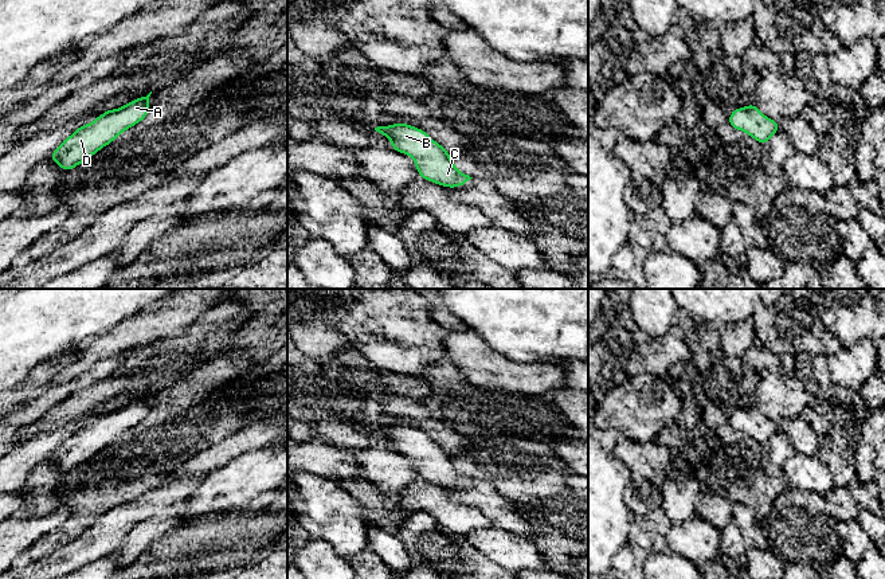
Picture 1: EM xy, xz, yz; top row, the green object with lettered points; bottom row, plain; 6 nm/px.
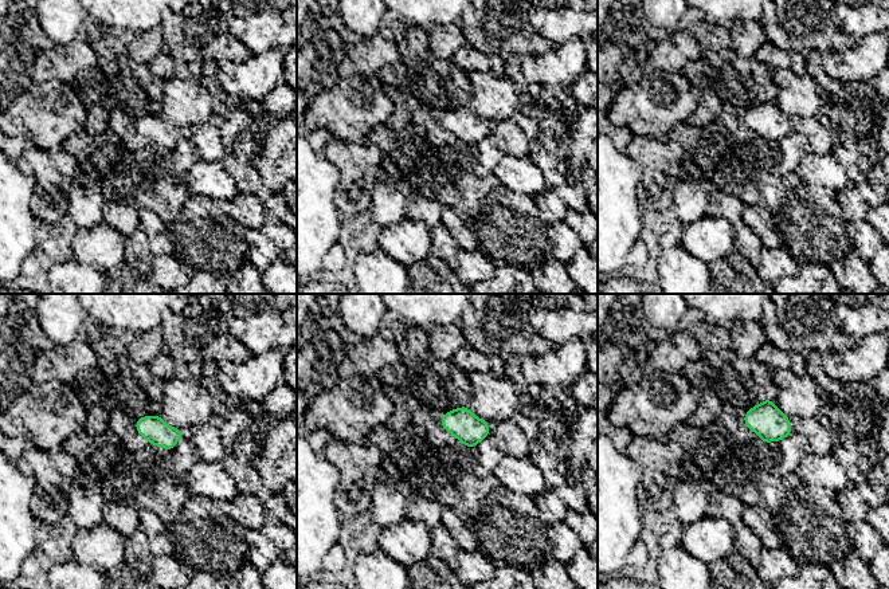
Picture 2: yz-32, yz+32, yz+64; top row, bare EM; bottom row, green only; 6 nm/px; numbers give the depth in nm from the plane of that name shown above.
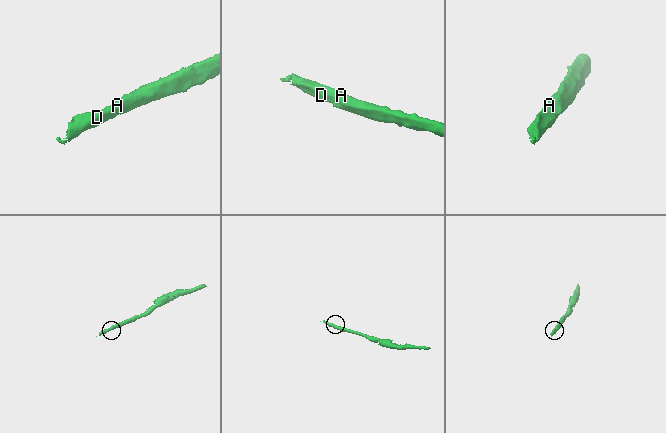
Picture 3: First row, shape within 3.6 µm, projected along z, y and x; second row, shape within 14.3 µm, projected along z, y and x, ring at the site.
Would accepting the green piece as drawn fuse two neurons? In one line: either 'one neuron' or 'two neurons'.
one neuron

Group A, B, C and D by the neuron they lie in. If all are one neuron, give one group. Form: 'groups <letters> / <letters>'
groups A B C D

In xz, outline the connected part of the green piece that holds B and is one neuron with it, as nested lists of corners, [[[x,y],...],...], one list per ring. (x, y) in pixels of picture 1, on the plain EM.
[[[399,423],[389,427],[377,427],[375,431],[392,443],[393,451],[406,454],[415,461],[415,469],[420,480],[449,489],[461,488],[473,480],[459,473],[450,459],[450,454],[431,441],[423,430]]]

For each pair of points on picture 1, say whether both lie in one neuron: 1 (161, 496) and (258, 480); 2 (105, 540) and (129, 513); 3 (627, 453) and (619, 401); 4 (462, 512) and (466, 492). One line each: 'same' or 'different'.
1: different
2: same
3: different
4: different

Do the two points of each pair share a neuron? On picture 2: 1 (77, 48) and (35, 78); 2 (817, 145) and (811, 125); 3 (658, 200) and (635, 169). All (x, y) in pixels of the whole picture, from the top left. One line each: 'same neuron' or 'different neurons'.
1: same neuron
2: same neuron
3: different neurons

